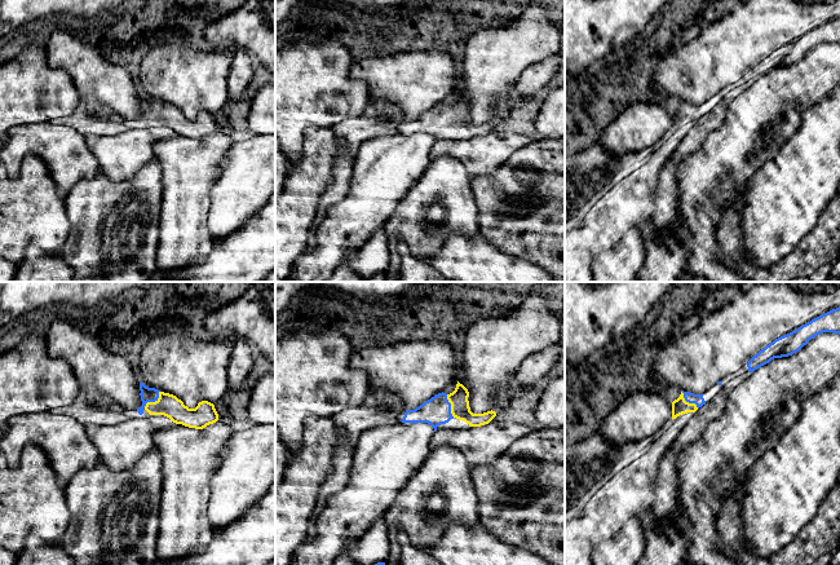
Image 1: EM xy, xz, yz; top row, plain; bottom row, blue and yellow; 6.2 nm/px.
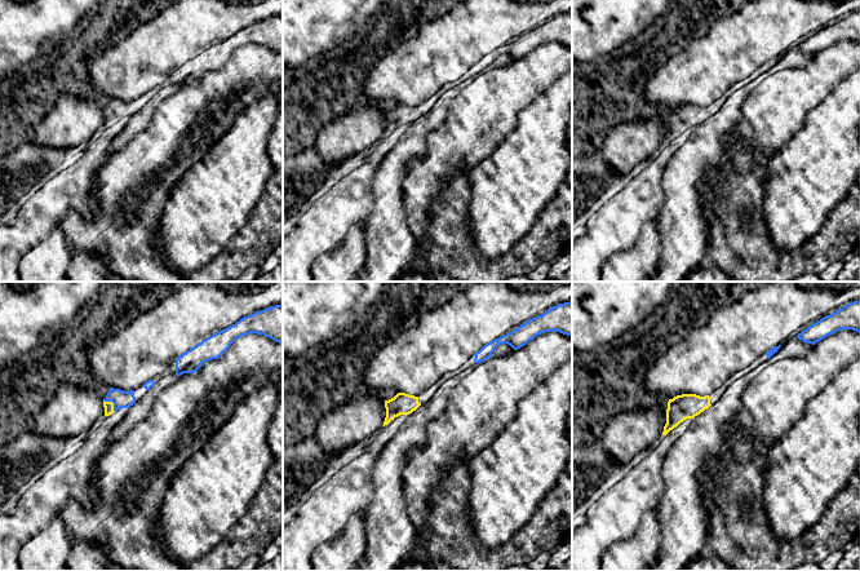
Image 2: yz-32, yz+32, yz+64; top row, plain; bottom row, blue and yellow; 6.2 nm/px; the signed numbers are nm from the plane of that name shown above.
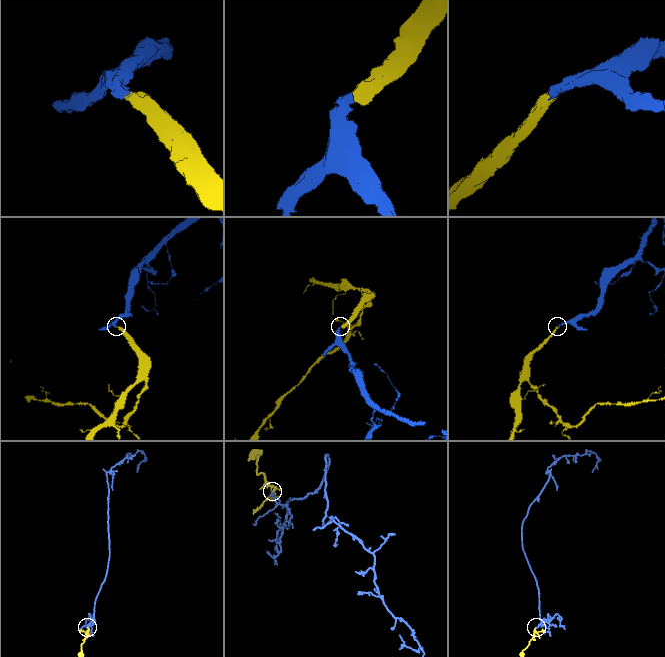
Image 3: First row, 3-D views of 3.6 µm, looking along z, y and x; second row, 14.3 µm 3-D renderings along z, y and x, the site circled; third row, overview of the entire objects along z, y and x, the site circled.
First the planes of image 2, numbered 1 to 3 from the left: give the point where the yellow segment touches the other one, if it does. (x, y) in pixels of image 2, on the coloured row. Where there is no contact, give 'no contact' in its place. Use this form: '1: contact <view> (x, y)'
1: contact yz-32 (112, 402)
2: no contact
3: no contact

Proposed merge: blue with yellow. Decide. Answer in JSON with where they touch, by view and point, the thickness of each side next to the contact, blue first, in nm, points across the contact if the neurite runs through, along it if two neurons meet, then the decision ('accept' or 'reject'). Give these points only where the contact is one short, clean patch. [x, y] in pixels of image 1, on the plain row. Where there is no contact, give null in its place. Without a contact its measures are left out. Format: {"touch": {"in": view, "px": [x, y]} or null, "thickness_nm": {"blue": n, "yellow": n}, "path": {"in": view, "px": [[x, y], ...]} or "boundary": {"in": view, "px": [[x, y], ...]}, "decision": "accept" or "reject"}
{"touch": {"in": "xy", "px": [154, 111]}, "thickness_nm": {"blue": 100, "yellow": 140}, "path": {"in": "xy", "px": [[147, 105], [154, 111], [168, 115]]}, "decision": "accept"}

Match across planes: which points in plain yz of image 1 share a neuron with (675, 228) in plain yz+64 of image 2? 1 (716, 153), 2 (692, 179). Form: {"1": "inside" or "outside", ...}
{"1": "outside", "2": "outside"}

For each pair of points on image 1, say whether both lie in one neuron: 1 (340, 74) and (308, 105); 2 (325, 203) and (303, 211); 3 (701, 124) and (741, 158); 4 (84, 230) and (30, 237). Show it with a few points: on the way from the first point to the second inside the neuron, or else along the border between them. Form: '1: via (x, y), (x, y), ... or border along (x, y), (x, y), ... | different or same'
1: via (331, 78), (313, 96) | same
2: border along (332, 179), (321, 197), (308, 234) | different
3: border along (728, 106), (725, 120), (692, 155) | different
4: border along (65, 202), (69, 235), (58, 252) | different

